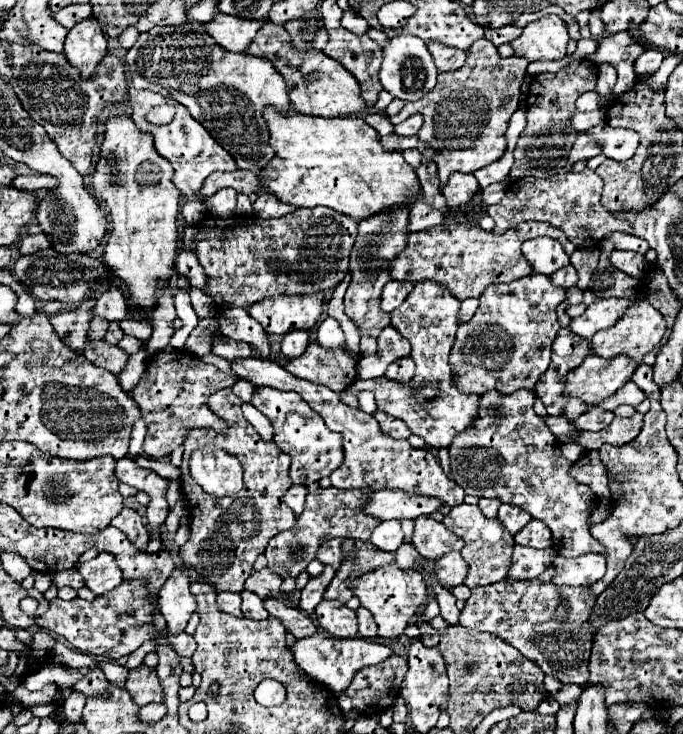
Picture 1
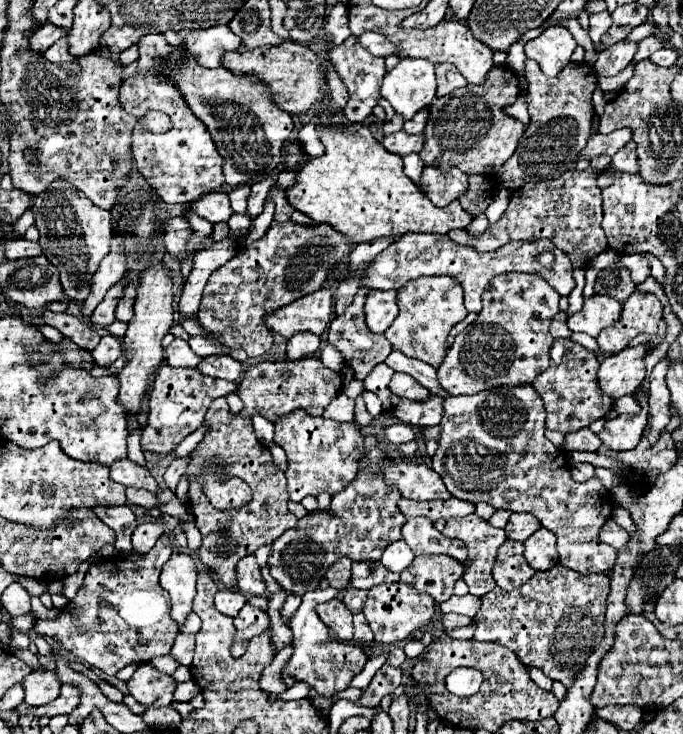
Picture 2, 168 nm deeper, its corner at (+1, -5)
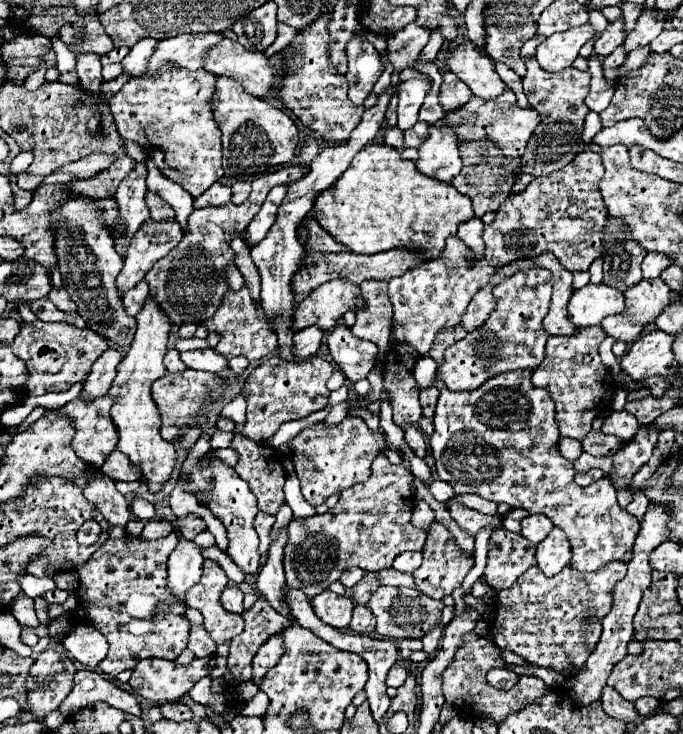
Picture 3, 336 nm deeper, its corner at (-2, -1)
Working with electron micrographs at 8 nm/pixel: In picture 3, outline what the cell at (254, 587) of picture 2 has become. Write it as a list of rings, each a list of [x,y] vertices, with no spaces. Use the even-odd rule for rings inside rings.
[[[213,462],[211,468],[199,468],[193,466],[191,474],[189,474],[189,484],[187,490],[193,494],[201,494],[205,490],[211,492],[209,500],[207,500],[207,508],[225,524],[227,534],[229,534],[229,548],[227,554],[231,556],[231,560],[241,568],[241,572],[245,576],[257,576],[259,568],[261,568],[261,560],[259,560],[259,538],[257,532],[253,528],[253,520],[257,516],[257,498],[255,494],[249,490],[249,484],[245,480],[241,480],[237,476],[237,472],[233,472],[233,468],[221,464],[221,462]]]

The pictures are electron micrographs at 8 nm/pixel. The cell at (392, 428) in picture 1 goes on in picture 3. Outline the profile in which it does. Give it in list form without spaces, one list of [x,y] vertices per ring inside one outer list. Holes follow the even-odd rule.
[[[409,426],[409,428],[405,430],[405,442],[415,450],[415,454],[417,454],[419,458],[425,456],[427,444],[425,444],[425,436],[421,434],[421,430],[417,430],[415,426]]]

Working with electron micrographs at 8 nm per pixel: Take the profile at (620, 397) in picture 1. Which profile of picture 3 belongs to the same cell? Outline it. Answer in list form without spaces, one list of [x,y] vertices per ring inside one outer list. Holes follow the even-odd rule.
[[[601,326],[585,330],[579,328],[573,336],[549,336],[545,362],[541,364],[541,370],[533,370],[533,386],[545,388],[555,402],[555,420],[561,436],[575,440],[585,438],[585,434],[591,430],[593,418],[611,406],[617,386],[611,386],[609,370],[603,366],[597,352],[597,346],[603,342],[603,338],[605,332]]]

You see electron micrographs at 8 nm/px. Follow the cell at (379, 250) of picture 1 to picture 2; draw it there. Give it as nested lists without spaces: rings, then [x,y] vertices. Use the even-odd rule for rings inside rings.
[[[360,288],[358,294],[356,294],[356,298],[354,298],[354,302],[352,302],[352,306],[346,310],[346,314],[336,316],[334,322],[328,328],[328,344],[332,344],[342,354],[344,362],[352,368],[356,380],[364,380],[372,372],[372,368],[376,364],[380,364],[380,362],[386,360],[386,356],[392,350],[390,348],[390,342],[384,336],[366,330],[366,322],[362,320],[362,306],[364,306],[366,294],[368,294],[368,290],[366,288]]]

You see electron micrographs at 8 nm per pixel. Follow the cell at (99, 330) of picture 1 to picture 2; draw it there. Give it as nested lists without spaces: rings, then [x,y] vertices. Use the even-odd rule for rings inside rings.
[[[122,278],[120,282],[116,282],[116,284],[108,290],[108,294],[104,296],[104,300],[96,306],[94,314],[90,316],[90,320],[92,320],[92,324],[94,324],[96,330],[104,332],[104,328],[106,328],[110,322],[114,322],[114,308],[116,308],[116,304],[118,304],[118,300],[122,298],[122,290],[124,290],[124,288],[126,288],[126,280]]]

